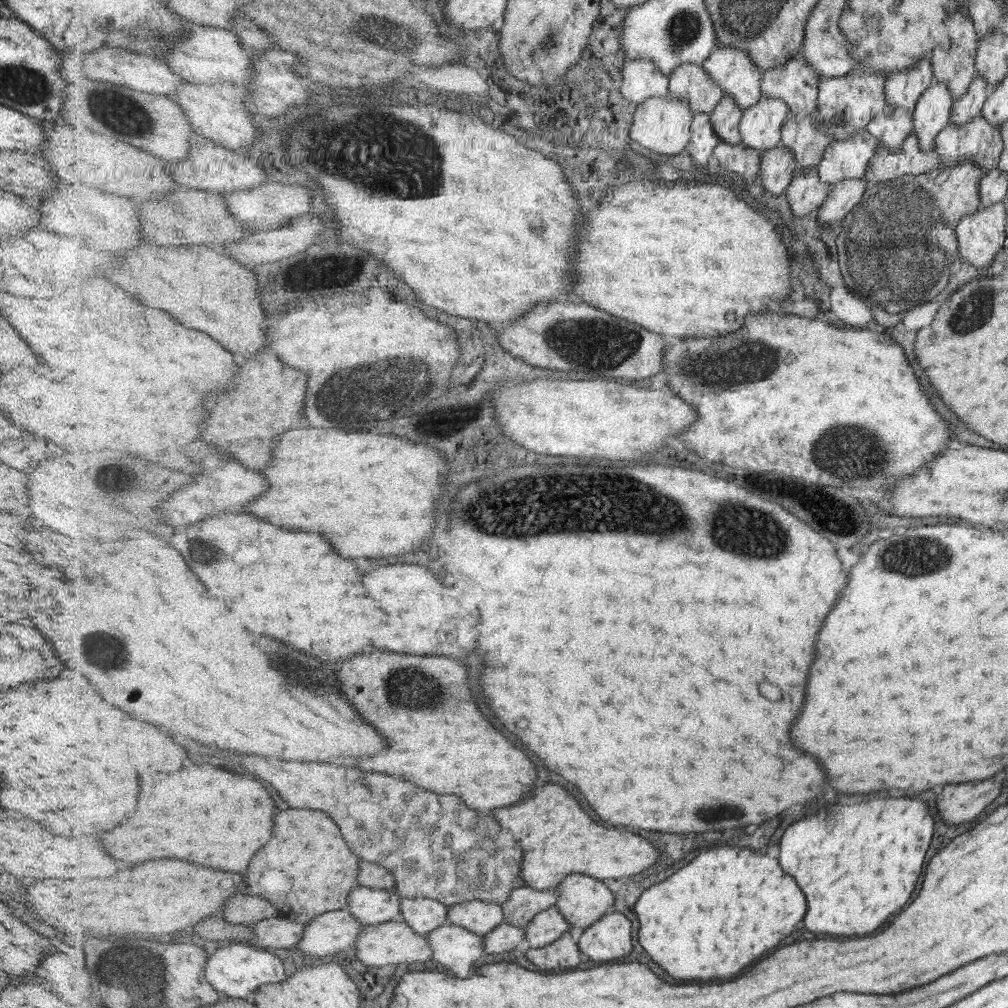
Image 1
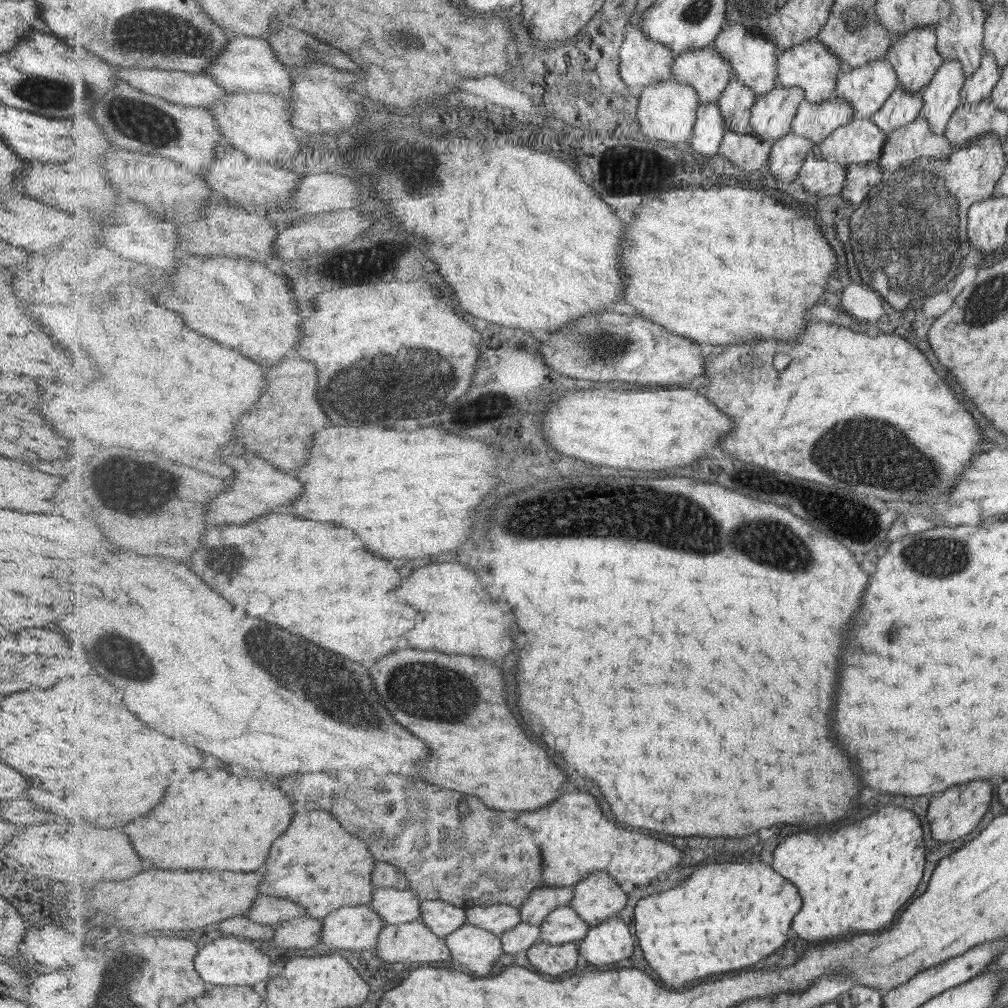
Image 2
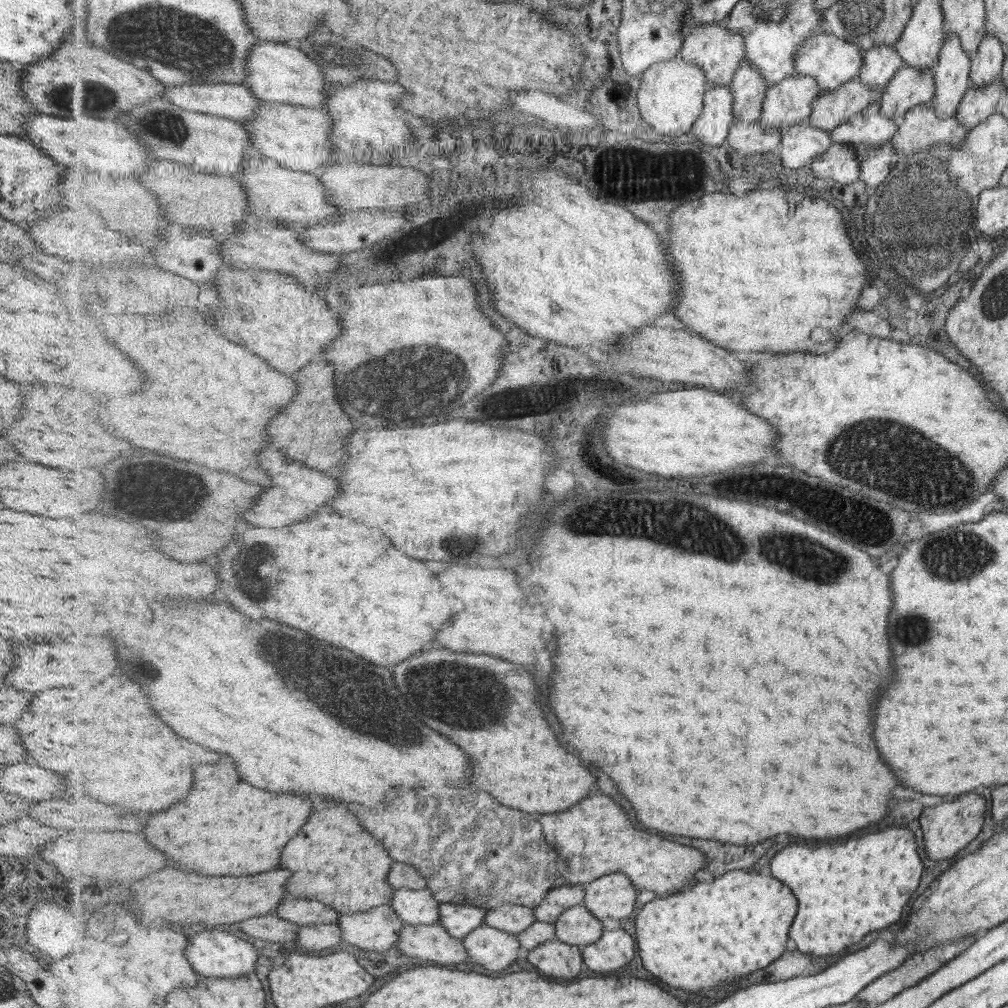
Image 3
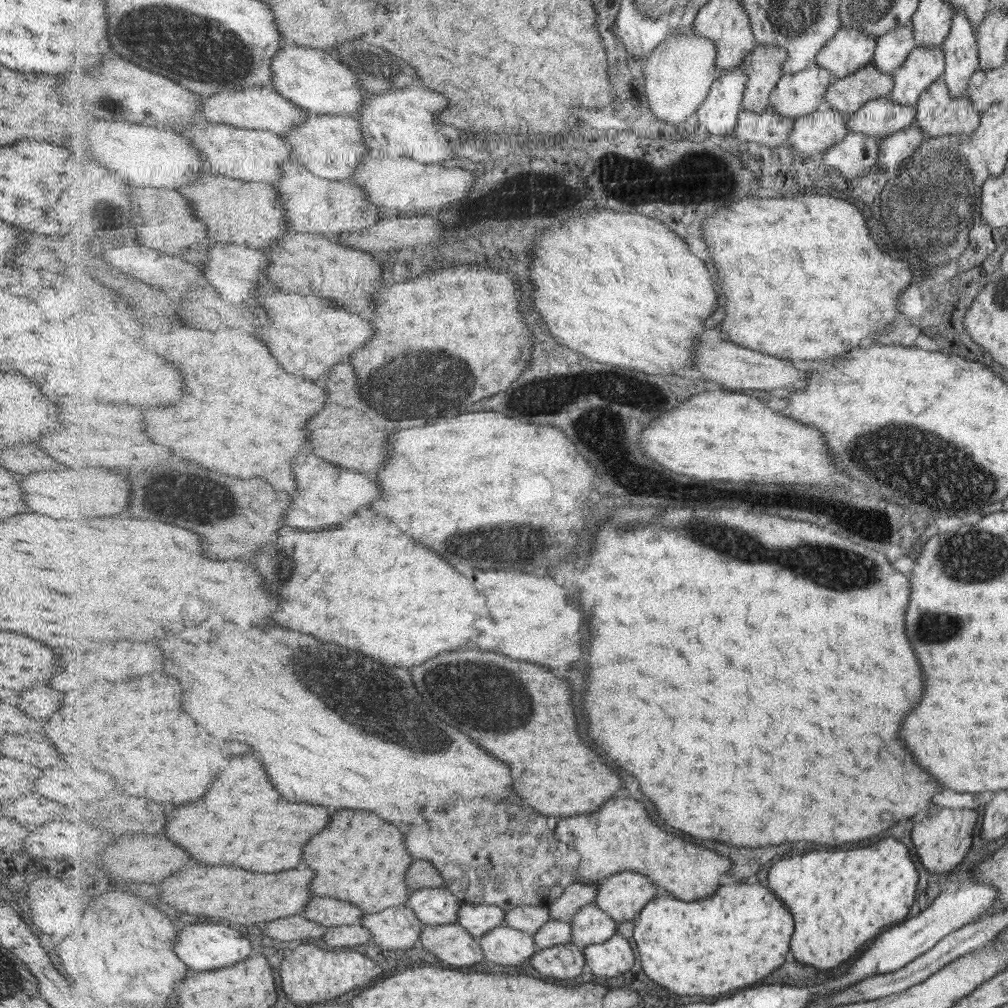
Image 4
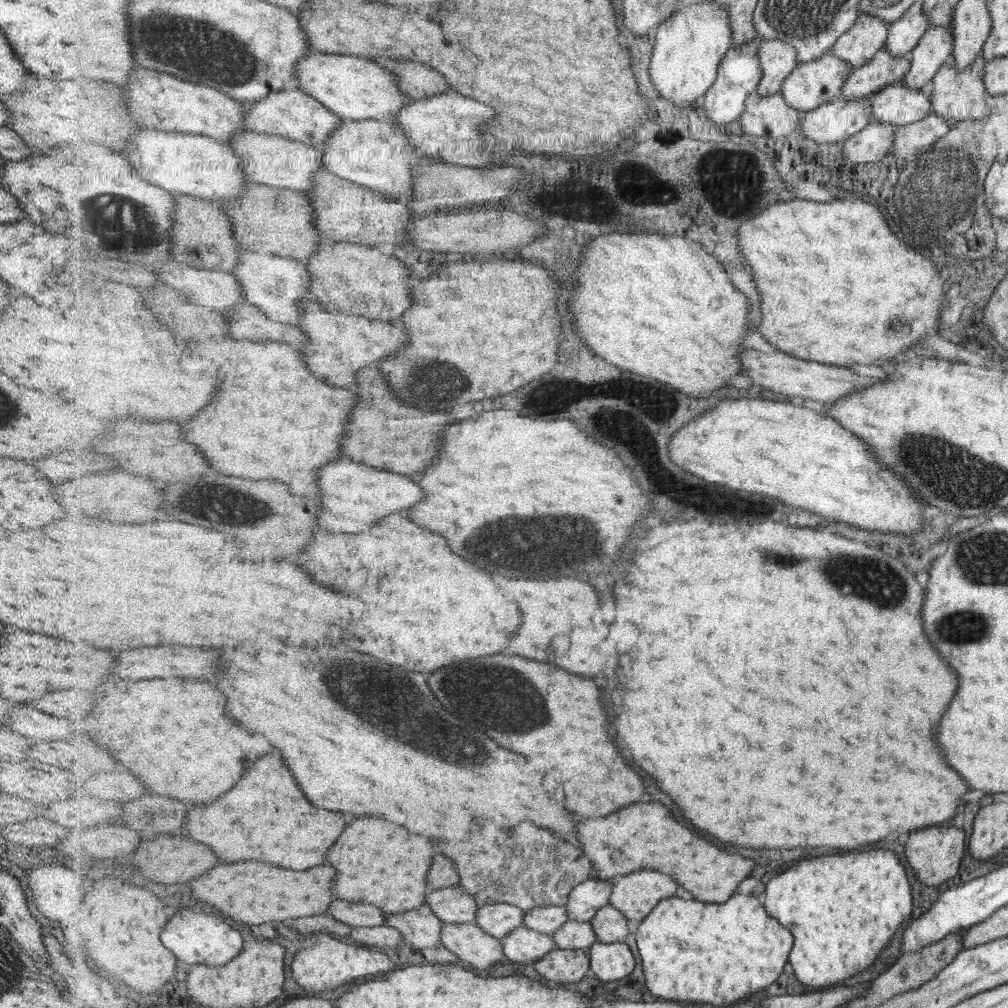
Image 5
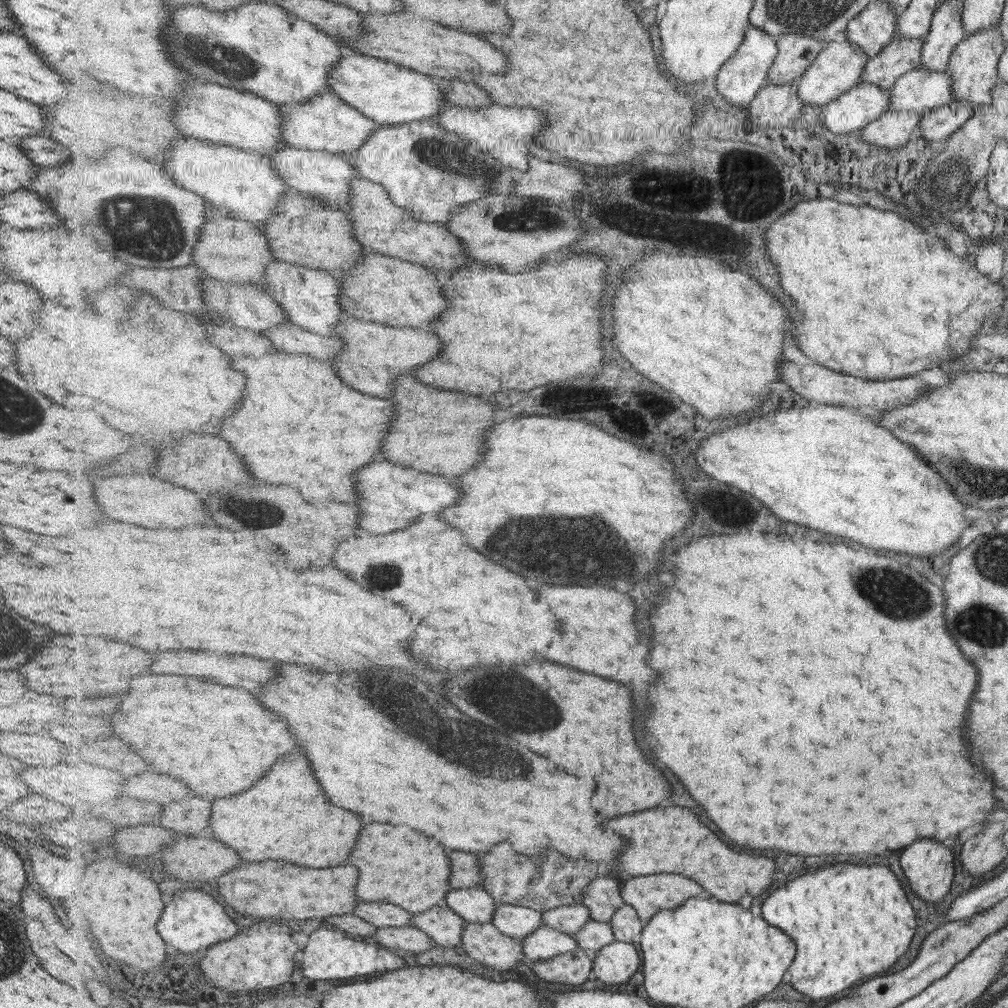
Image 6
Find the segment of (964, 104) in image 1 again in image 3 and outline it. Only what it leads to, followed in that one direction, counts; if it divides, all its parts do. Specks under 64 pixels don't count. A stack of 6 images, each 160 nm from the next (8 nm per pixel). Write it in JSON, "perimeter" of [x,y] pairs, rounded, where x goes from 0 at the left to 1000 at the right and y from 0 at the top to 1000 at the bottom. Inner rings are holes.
{"perimeter":[[[977,32],[962,58],[961,86],[977,87],[988,80],[993,73],[997,48],[992,40]]]}

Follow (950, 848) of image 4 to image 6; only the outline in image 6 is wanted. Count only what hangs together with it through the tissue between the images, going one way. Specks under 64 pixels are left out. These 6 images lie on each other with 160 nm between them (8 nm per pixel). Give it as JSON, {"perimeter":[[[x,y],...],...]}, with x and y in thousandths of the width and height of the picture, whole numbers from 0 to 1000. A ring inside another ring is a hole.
{"perimeter":[[[914,833],[902,839],[894,851],[897,869],[909,888],[920,896],[933,895],[945,873],[945,849],[936,837]]]}

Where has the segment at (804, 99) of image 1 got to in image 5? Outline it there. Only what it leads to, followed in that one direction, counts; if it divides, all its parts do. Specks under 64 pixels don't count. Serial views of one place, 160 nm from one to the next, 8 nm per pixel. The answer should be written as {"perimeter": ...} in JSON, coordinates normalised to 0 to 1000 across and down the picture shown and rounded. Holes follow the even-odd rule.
{"perimeter":[[[853,13],[850,22],[834,36],[825,48],[848,68],[862,63],[881,42],[883,25],[874,17]]]}

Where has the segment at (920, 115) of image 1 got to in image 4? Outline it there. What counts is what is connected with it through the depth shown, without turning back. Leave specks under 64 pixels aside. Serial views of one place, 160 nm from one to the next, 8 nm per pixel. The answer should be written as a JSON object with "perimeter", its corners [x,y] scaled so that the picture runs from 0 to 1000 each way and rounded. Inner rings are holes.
{"perimeter":[[[953,9],[947,11],[947,16],[944,17],[943,28],[940,30],[940,36],[937,38],[934,44],[938,58],[937,72],[934,74],[934,77],[943,97],[951,97],[953,93],[956,93],[963,75],[970,68],[967,31],[962,20],[958,17],[958,12]]]}

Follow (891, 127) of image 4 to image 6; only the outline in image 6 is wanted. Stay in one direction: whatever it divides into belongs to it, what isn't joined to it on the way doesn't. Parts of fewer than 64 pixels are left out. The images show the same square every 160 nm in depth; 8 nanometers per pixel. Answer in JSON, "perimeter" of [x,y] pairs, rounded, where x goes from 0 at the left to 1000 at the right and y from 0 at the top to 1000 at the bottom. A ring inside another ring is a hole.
{"perimeter":[[[913,64],[892,77],[881,92],[884,109],[910,113],[938,104],[945,94],[939,69],[922,71]]]}

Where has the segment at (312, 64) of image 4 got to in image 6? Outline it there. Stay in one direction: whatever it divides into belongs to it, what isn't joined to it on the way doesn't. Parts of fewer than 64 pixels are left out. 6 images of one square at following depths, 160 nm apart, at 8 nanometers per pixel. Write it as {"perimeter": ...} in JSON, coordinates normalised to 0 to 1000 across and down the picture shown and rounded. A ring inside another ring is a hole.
{"perimeter":[[[343,53],[339,57],[326,72],[326,85],[327,90],[342,103],[354,107],[363,116],[379,124],[428,120],[445,104],[441,99],[442,91],[439,86],[434,85],[424,73],[358,53]]]}

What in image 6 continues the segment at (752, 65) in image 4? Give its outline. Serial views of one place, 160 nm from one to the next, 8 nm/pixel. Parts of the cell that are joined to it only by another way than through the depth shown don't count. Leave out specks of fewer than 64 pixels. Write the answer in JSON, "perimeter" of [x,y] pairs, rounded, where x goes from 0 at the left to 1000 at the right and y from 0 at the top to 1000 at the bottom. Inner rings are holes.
{"perimeter":[[[784,34],[773,37],[774,54],[763,71],[762,81],[769,85],[791,81],[817,52],[821,43],[805,35]]]}

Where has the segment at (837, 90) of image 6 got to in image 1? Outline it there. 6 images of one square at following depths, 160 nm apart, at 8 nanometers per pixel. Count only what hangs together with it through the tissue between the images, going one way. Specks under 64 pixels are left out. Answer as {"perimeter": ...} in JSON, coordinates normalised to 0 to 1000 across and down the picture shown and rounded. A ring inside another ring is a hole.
{"perimeter":[[[756,97],[751,104],[738,109],[734,123],[736,142],[757,151],[774,146],[775,132],[783,117],[781,101],[773,97]]]}

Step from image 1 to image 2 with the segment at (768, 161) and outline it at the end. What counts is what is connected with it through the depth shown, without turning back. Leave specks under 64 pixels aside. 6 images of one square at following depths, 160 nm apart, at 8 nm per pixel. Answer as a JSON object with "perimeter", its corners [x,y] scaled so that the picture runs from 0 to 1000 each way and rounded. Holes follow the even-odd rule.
{"perimeter":[[[789,131],[769,141],[764,153],[763,166],[765,173],[773,179],[774,186],[782,186],[784,182],[789,182],[800,158],[811,150],[811,146],[803,137],[797,137]]]}

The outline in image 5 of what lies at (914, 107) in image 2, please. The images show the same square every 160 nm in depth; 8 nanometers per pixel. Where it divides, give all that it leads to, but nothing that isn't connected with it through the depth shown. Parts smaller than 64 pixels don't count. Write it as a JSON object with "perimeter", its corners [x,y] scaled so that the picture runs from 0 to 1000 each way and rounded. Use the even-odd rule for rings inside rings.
{"perimeter":[[[943,23],[941,26],[922,25],[902,56],[905,67],[898,74],[898,83],[906,89],[921,87],[933,65],[943,59],[945,49]]]}

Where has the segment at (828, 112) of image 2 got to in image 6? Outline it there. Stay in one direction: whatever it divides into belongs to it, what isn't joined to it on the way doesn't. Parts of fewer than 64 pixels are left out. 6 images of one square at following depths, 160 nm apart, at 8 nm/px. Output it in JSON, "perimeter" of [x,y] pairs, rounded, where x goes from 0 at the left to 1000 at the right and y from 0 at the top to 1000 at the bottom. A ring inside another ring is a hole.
{"perimeter":[[[890,36],[870,56],[864,57],[854,83],[864,81],[882,90],[892,77],[910,68],[915,54],[915,37],[901,39]]]}

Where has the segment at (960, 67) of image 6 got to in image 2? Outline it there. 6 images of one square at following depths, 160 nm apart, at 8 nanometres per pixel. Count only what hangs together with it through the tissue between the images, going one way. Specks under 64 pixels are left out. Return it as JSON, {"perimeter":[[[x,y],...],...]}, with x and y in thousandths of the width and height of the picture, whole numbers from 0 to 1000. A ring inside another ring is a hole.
{"perimeter":[[[916,115],[888,128],[881,134],[874,163],[883,171],[901,167],[914,157],[938,154],[944,150],[936,134],[924,133]]]}

